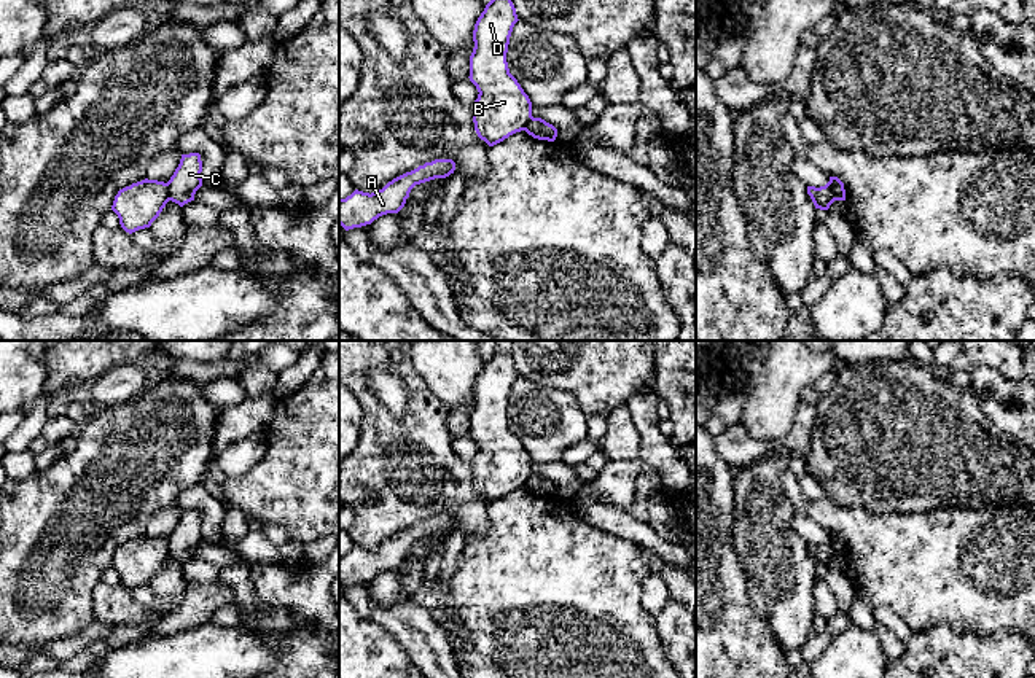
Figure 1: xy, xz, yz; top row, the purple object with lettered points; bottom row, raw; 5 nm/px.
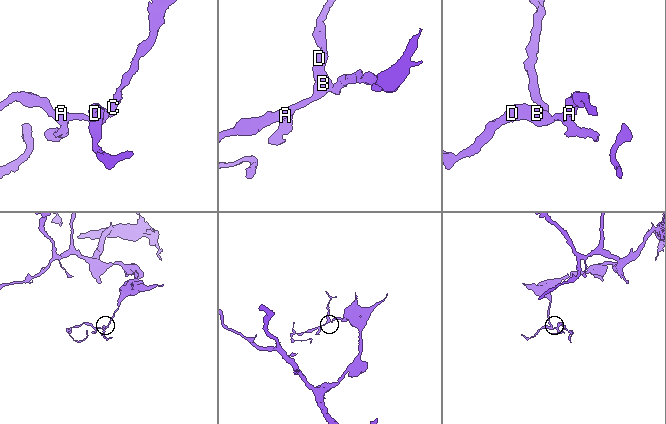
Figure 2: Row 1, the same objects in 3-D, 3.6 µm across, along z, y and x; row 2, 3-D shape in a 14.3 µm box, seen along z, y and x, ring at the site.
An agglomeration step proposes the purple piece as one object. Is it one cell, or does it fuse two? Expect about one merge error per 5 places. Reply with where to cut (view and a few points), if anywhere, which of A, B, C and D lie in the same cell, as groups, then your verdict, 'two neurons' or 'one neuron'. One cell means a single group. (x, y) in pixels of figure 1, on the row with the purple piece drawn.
cut in yz along (828, 182), (835, 199); A B D / C; two neurons

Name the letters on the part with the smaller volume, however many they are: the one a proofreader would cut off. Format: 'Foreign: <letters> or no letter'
Foreign: A, B, D

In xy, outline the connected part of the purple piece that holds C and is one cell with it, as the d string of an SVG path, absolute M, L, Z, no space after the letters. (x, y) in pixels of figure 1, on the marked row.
M199 153L182 154L180 164L167 181L170 201L183 207L194 201L196 191L202 186L202 161Z

